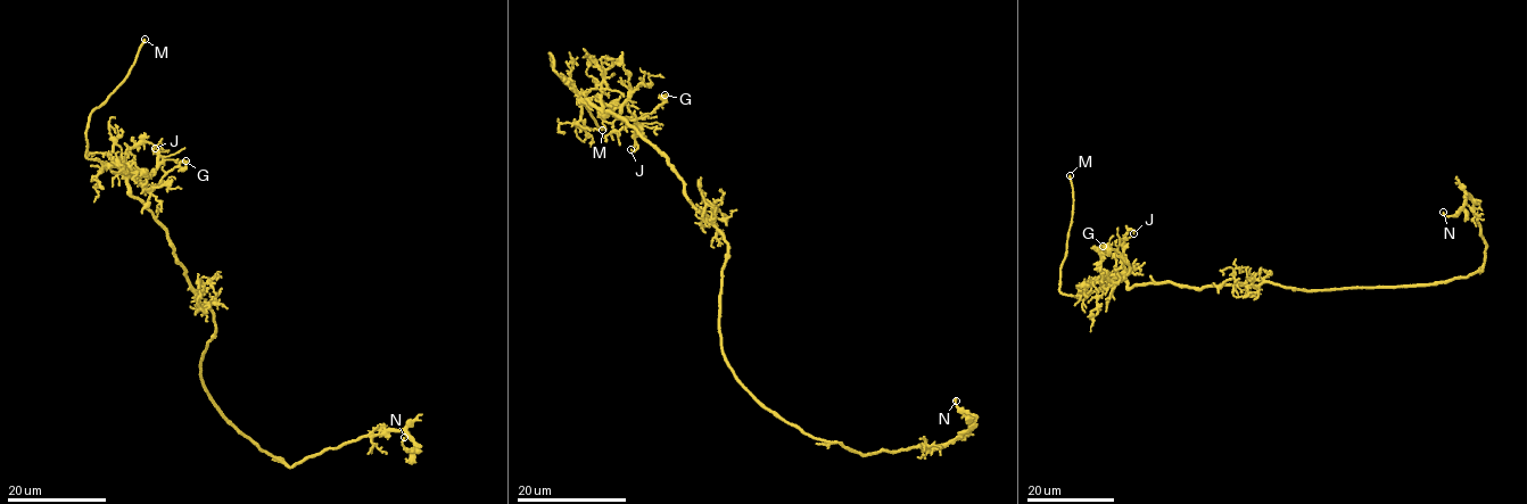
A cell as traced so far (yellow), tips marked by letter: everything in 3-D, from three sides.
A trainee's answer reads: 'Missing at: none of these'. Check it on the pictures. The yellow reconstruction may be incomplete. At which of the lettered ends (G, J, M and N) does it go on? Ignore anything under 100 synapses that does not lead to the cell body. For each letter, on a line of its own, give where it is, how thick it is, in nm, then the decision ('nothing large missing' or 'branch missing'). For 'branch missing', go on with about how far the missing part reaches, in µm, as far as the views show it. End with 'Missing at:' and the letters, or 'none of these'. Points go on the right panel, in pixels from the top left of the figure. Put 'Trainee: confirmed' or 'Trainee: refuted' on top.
Trainee: refuted
G: (1103, 246) | 120 nm | nothing large missing
J: (1133, 233) | 160 nm | nothing large missing
M: (1070, 175) | 240 nm | branch missing | 20 µm
N: (1443, 212) | 170 nm | nothing large missing
Missing at: M

